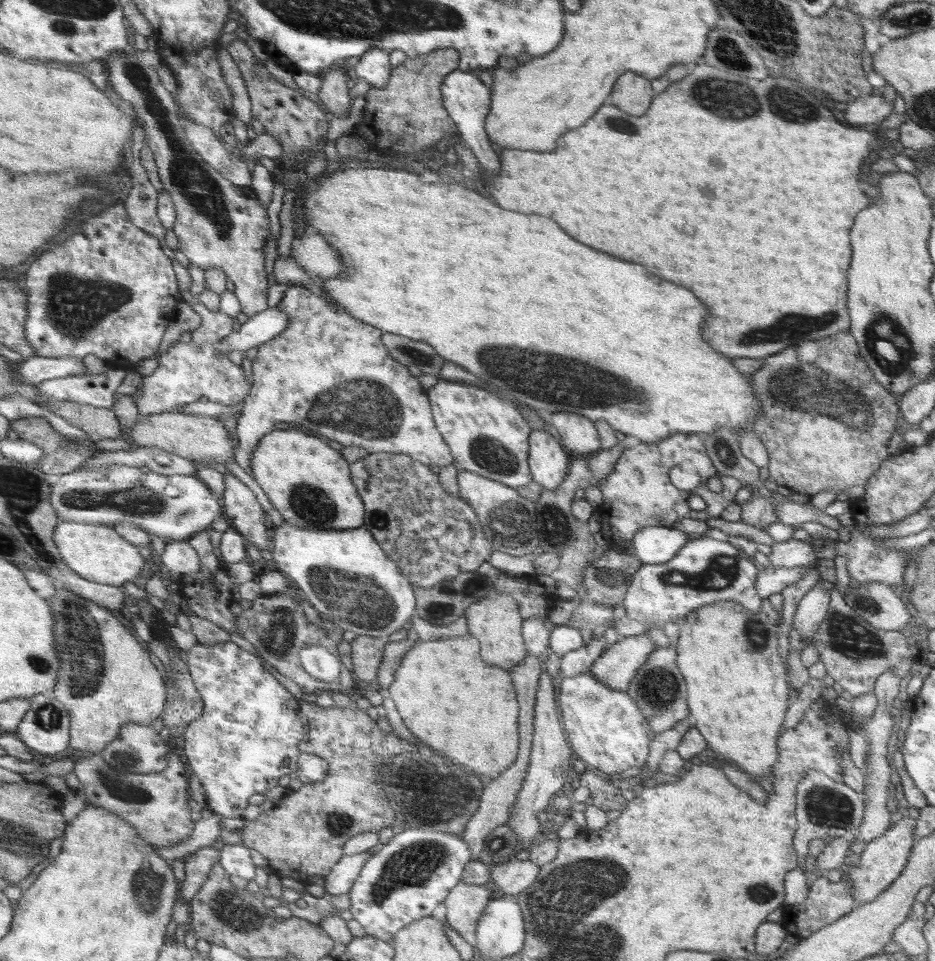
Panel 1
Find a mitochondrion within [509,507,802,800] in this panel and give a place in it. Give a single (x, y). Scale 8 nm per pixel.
(722, 572)

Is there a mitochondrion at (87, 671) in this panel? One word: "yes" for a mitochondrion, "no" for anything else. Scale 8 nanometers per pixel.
yes

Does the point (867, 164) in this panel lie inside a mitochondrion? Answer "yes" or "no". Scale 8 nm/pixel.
no

